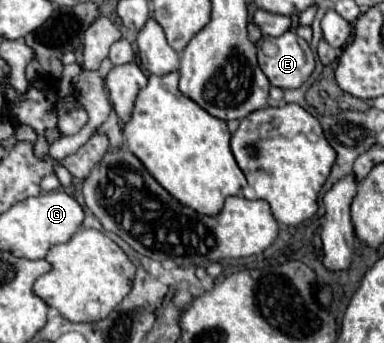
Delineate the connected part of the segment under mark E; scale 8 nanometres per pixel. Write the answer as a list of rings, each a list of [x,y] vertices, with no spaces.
[[[293,31],[281,37],[261,37],[261,41],[257,41],[257,57],[269,83],[281,89],[301,87],[315,69],[309,43]]]

